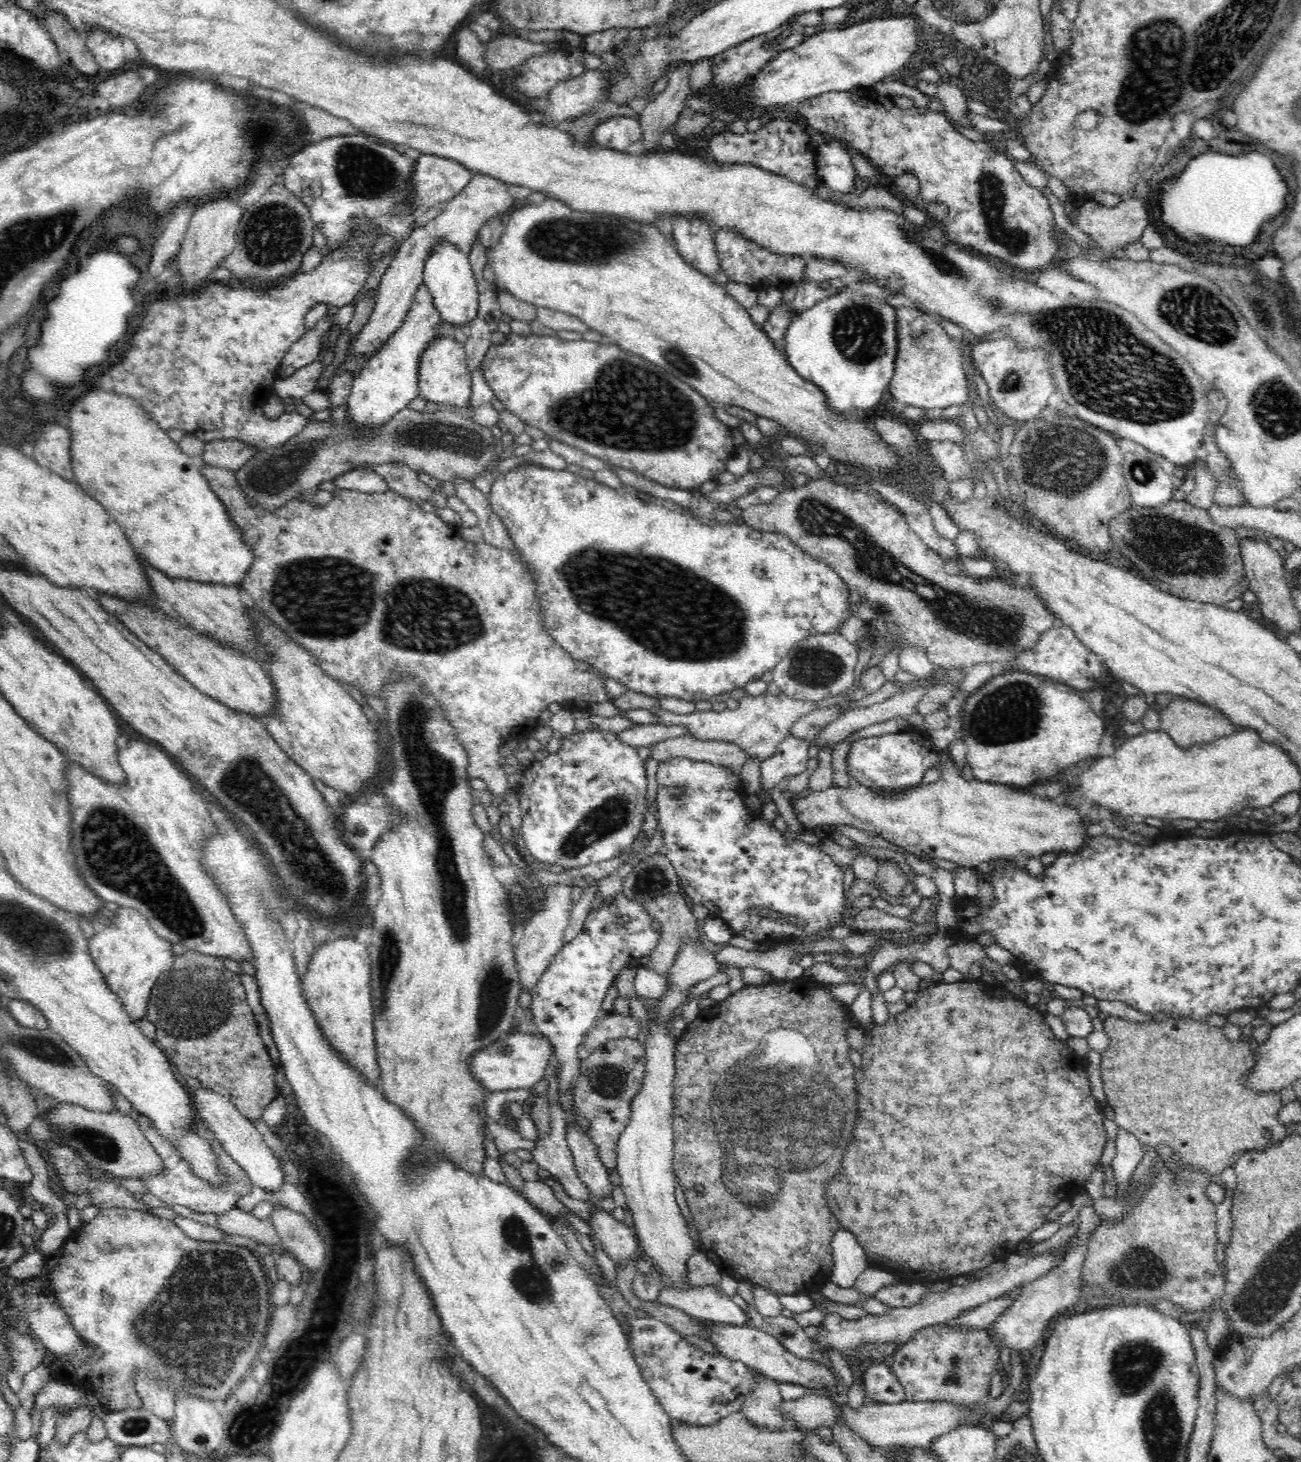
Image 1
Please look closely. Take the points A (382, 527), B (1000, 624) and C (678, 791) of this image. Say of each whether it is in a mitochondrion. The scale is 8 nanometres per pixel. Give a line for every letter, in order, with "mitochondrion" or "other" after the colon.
A: other
B: mitochondrion
C: mitochondrion

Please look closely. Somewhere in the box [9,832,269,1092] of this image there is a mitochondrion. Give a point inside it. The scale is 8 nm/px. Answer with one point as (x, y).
(192, 1002)

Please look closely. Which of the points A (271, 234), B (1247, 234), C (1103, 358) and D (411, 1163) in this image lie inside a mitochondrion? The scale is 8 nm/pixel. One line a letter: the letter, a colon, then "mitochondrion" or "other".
A: mitochondrion
B: other
C: mitochondrion
D: other

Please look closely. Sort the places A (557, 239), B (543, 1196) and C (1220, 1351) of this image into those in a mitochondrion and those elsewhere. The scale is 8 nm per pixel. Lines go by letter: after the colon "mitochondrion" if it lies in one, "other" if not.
A: mitochondrion
B: other
C: other

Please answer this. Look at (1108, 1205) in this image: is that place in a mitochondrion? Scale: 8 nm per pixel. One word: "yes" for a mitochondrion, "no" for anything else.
no

